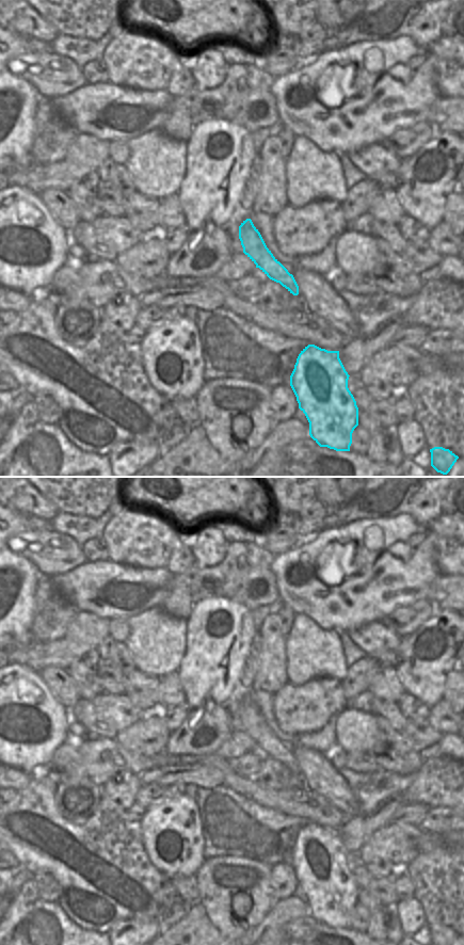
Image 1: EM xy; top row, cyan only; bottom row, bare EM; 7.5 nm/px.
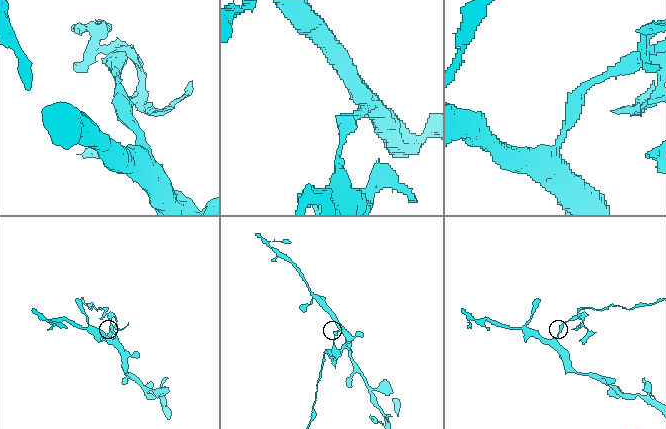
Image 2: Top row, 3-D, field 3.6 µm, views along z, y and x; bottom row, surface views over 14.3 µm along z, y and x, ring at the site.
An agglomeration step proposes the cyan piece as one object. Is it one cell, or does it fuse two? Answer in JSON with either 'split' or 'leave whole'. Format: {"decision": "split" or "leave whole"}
{"decision": "split"}

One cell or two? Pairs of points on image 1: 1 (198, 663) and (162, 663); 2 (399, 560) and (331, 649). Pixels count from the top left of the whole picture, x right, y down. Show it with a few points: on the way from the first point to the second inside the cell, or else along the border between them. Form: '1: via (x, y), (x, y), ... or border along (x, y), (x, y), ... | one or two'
1: border along (186, 639), (186, 650), (176, 670) | two
2: border along (315, 623), (323, 629), (335, 629), (338, 633) | two

